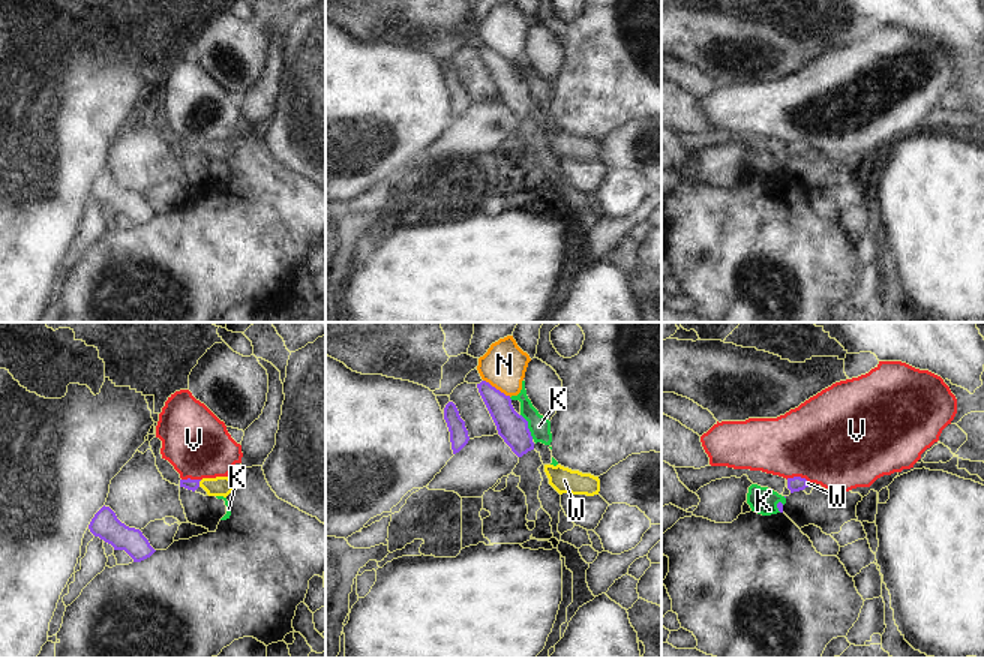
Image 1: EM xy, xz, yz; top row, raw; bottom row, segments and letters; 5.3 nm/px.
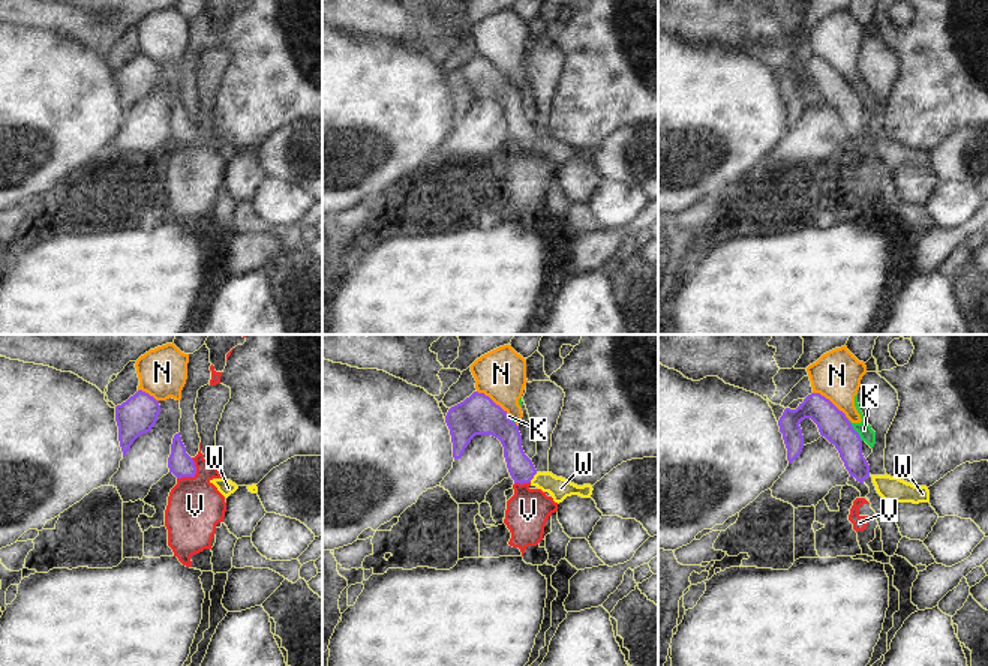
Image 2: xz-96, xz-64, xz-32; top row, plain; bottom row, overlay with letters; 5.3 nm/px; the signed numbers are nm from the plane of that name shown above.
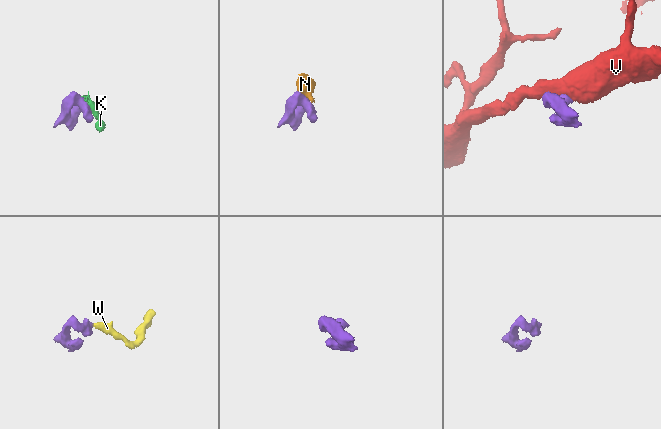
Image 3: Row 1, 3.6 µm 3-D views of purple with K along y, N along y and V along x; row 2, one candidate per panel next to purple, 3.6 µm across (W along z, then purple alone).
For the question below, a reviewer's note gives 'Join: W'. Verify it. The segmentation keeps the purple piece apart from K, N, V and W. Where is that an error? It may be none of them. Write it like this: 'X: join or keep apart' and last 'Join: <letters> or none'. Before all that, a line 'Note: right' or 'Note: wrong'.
Note: right
K: keep apart
N: keep apart
V: keep apart
W: join
Join: W

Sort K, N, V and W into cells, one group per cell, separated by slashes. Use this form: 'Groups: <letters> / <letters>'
Groups: K N / V / W

